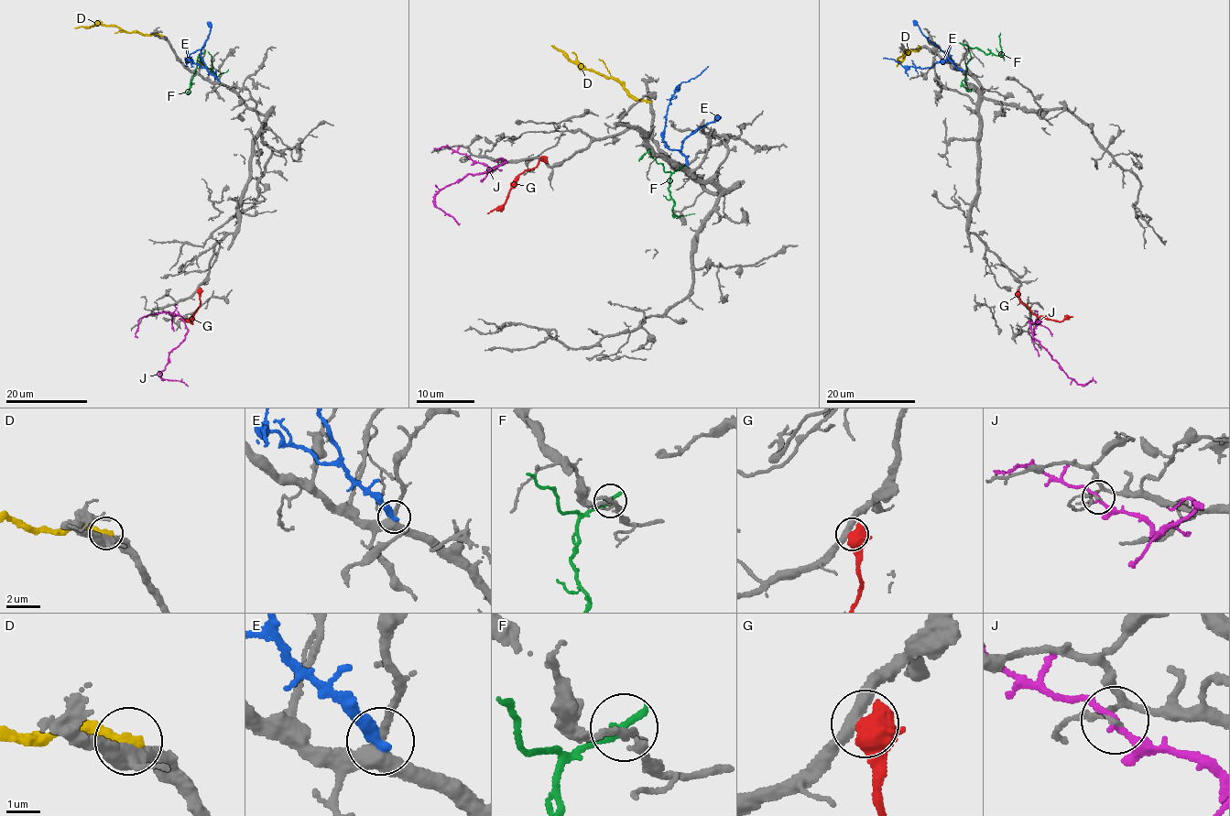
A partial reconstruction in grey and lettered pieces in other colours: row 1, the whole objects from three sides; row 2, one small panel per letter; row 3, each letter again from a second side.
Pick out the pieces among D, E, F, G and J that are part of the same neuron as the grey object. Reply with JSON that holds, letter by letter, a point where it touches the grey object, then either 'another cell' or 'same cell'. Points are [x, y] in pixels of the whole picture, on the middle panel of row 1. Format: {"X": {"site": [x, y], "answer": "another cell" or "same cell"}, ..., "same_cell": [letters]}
{"D": {"site": [650, 101], "answer": "another cell"}, "E": {"site": [687, 164], "answer": "another cell"}, "F": {"site": [681, 168], "answer": "another cell"}, "G": {"site": [542, 158], "answer": "another cell"}, "J": {"site": [470, 157], "answer": "another cell"}, "same_cell": []}

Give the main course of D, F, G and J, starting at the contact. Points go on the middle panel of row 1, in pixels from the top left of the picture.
D: (650, 102), (637, 100), (612, 79), (582, 70), (551, 45)
F: (682, 168), (669, 176), (669, 190), (673, 212), (679, 217), (675, 218)
G: (542, 159), (518, 176), (516, 186), (509, 191), (509, 197), (488, 213)
J: (470, 157), (492, 169), (505, 161), (488, 170), (469, 174), (438, 192), (435, 205), (460, 223)

